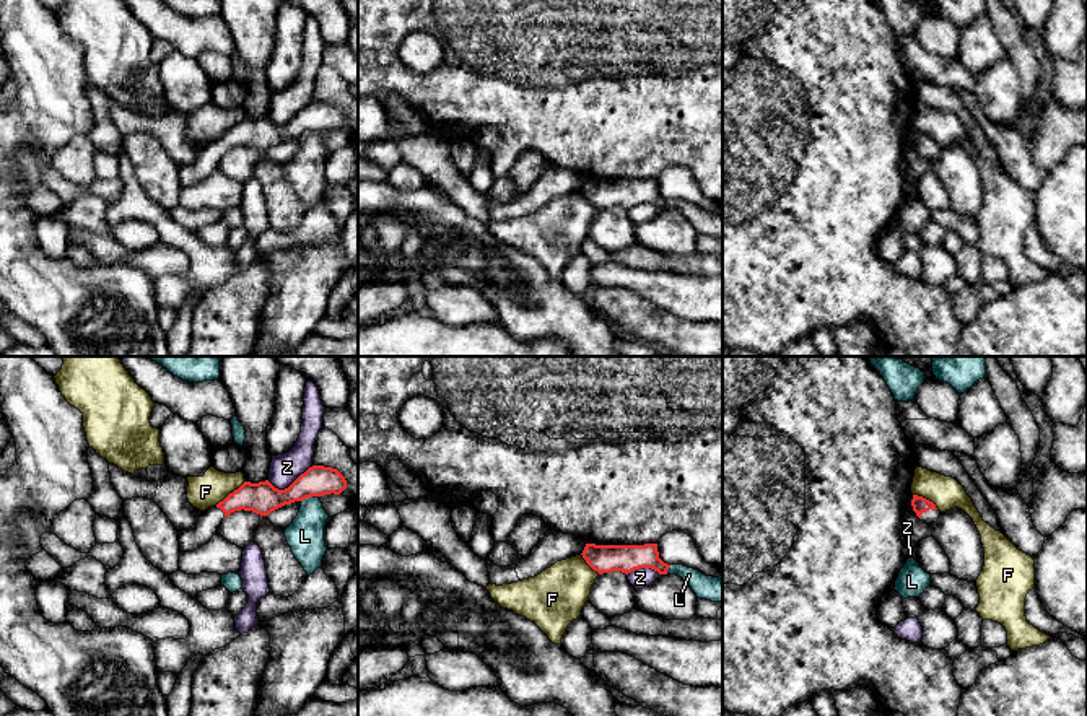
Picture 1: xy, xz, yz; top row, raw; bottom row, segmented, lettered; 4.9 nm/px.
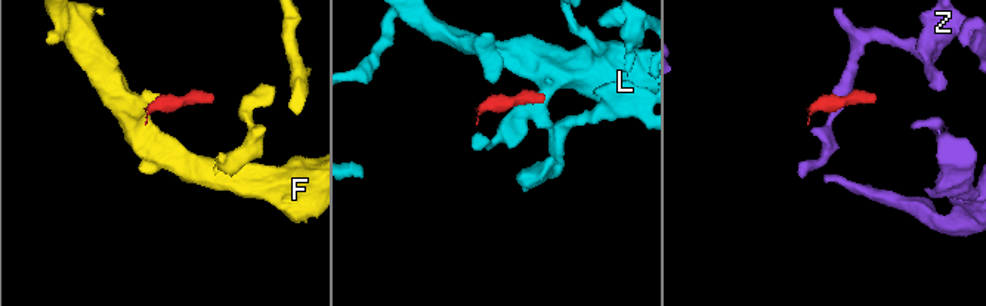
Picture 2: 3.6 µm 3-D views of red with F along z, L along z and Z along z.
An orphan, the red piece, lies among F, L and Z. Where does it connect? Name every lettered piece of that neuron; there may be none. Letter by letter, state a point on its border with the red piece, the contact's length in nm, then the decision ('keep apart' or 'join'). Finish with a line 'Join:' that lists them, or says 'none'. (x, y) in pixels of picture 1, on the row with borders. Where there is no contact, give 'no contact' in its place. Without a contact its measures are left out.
F: xy (230, 493) | 200 nm | keep apart
L: xy (306, 497) | 70 nm | keep apart
Z: xy (292, 484) | 240 nm | keep apart
Join: none

